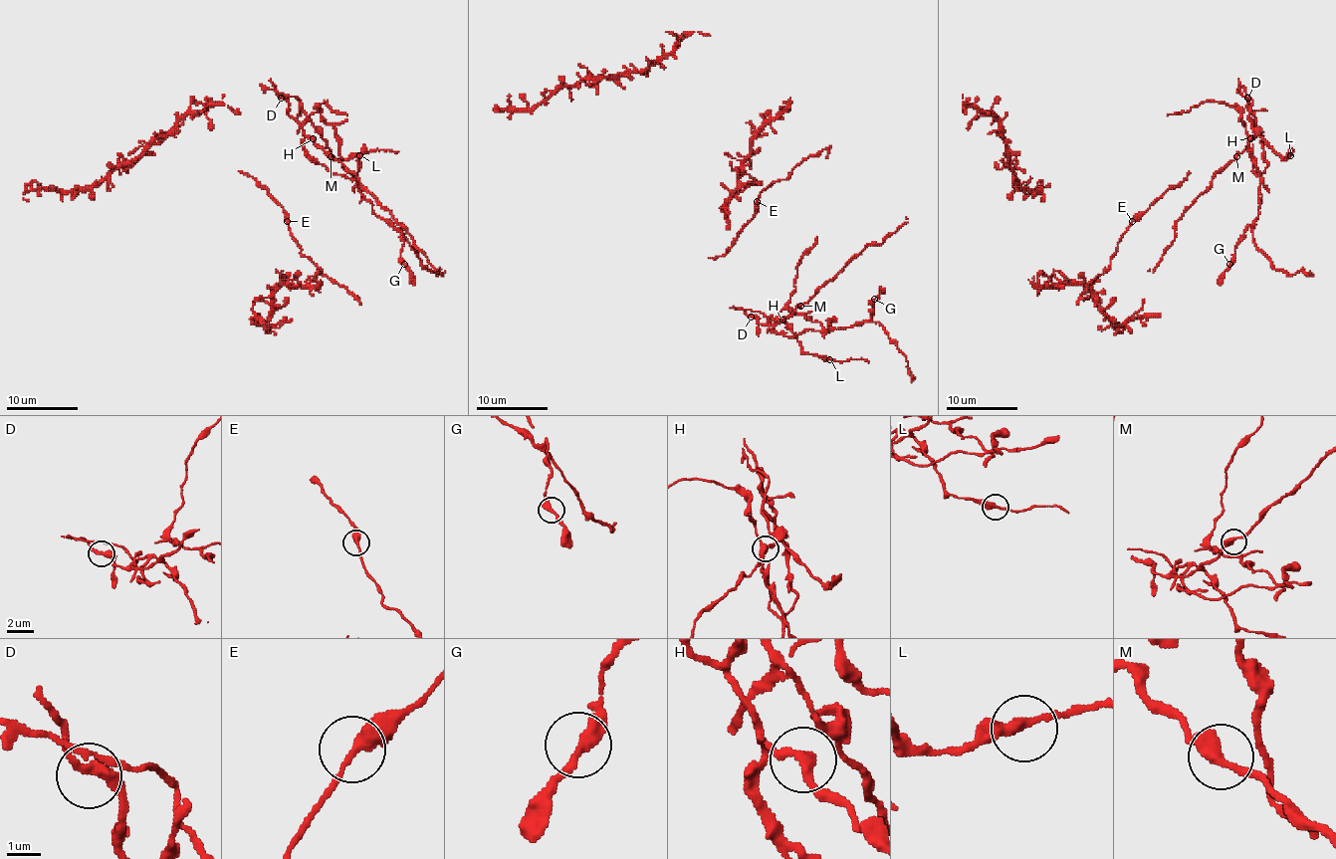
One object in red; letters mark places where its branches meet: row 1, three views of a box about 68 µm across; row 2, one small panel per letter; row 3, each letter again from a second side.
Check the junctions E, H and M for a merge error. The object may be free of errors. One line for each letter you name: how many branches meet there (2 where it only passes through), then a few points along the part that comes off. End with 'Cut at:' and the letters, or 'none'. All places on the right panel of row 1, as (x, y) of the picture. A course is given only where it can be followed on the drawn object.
H: branches 2; course (1251, 139), (1258, 133), (1267, 162), (1259, 174), (1252, 242), (1276, 269), (1292, 274), (1304, 271), (1313, 276)
Cut at: H

